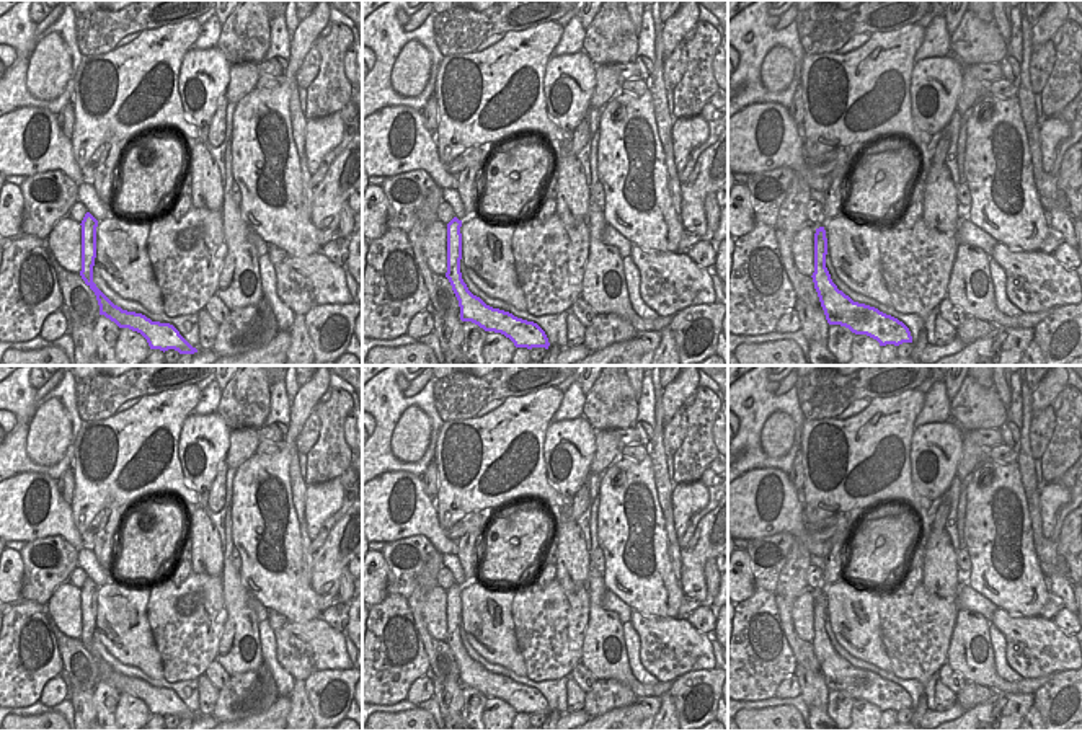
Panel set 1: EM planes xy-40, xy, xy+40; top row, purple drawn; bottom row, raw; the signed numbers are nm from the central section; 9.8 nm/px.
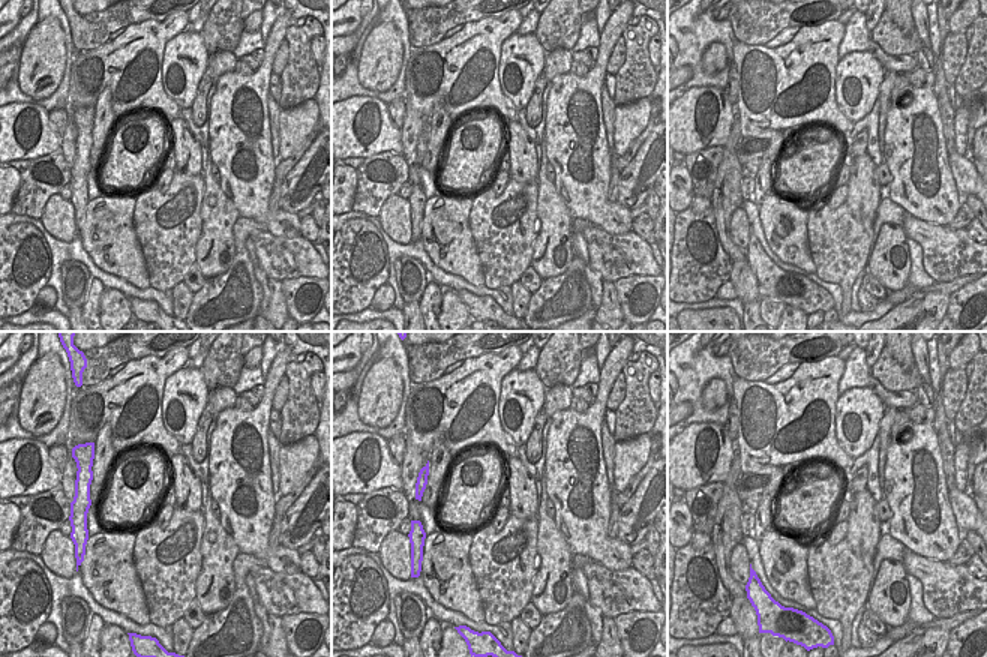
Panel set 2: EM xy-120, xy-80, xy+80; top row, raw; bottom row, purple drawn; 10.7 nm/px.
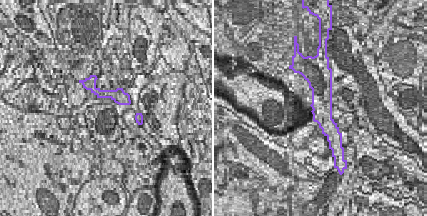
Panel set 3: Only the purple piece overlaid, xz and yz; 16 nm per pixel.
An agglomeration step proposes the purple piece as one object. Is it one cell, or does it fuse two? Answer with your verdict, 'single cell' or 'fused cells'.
single cell

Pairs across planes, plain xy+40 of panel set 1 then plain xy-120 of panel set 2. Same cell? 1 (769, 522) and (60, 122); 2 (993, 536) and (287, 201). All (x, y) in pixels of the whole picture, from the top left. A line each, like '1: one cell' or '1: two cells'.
1: two cells
2: two cells

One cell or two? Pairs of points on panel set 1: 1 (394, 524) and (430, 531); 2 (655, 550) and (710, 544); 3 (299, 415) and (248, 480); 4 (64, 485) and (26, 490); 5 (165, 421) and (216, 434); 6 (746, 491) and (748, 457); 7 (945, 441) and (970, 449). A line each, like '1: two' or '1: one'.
1: one
2: two
3: one
4: two
5: two
6: two
7: two

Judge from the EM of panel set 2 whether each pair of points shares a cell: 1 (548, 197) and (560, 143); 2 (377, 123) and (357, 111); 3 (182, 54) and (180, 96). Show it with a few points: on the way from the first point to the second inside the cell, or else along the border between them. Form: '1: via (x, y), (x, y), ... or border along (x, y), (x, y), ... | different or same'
1: border along (552, 183), (572, 213) | different
2: via (372, 123), (362, 116) | same
3: via (183, 63), (186, 86) | same

